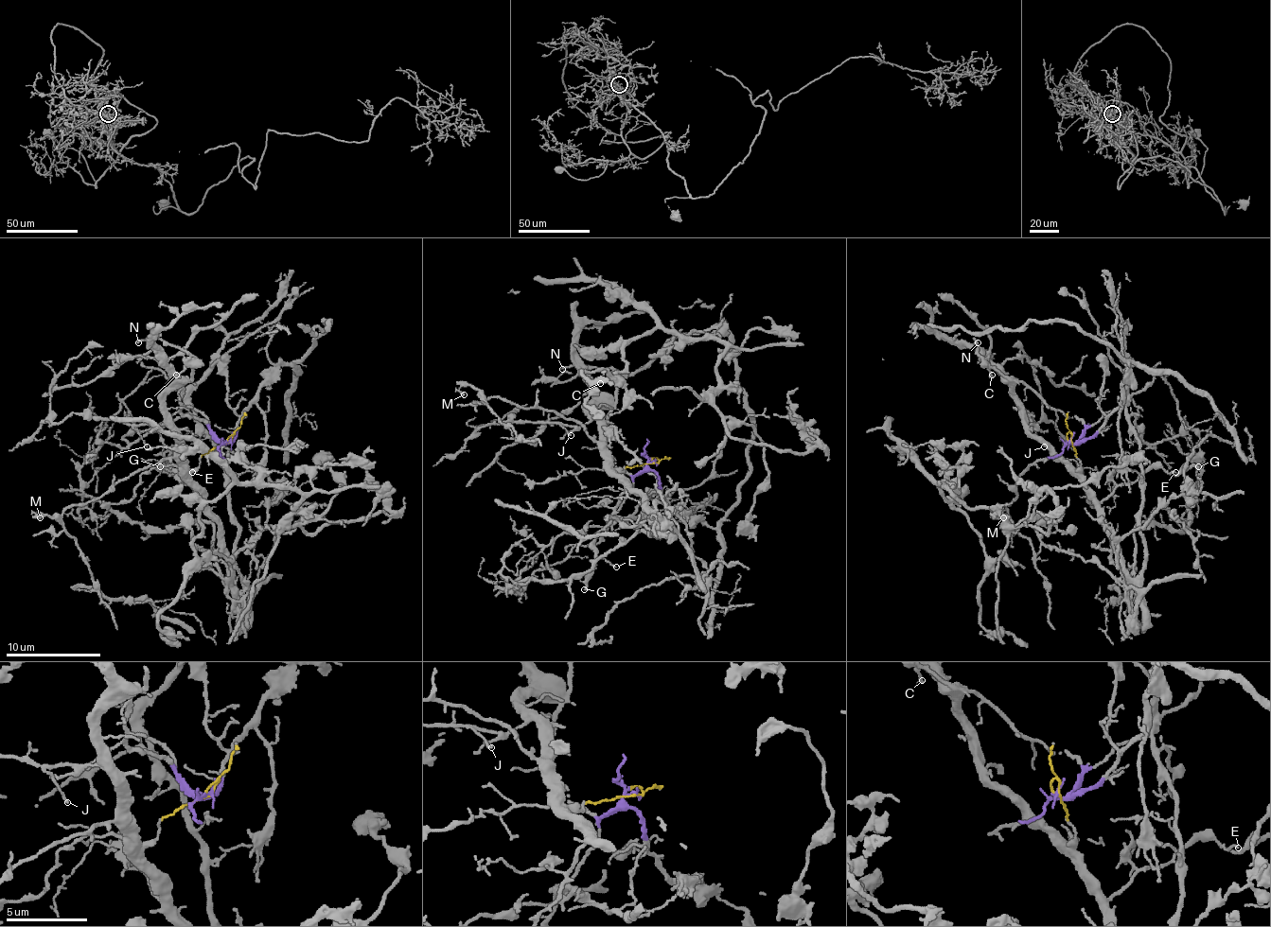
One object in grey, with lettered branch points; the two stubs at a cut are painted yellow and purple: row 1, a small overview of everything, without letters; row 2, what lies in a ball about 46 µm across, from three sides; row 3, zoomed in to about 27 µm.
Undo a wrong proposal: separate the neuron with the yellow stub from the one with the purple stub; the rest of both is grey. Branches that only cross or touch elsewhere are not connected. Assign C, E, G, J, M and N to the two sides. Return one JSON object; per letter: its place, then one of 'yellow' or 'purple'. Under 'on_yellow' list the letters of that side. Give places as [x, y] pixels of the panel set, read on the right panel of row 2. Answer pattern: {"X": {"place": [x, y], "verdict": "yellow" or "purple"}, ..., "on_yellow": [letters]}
{"C": {"place": [992, 375], "verdict": "purple"}, "E": {"place": [1175, 472], "verdict": "yellow"}, "G": {"place": [1198, 466], "verdict": "yellow"}, "J": {"place": [1044, 446], "verdict": "yellow"}, "M": {"place": [1003, 517], "verdict": "yellow"}, "N": {"place": [978, 342], "verdict": "purple"}, "on_yellow": ["E", "G", "J", "M"]}

